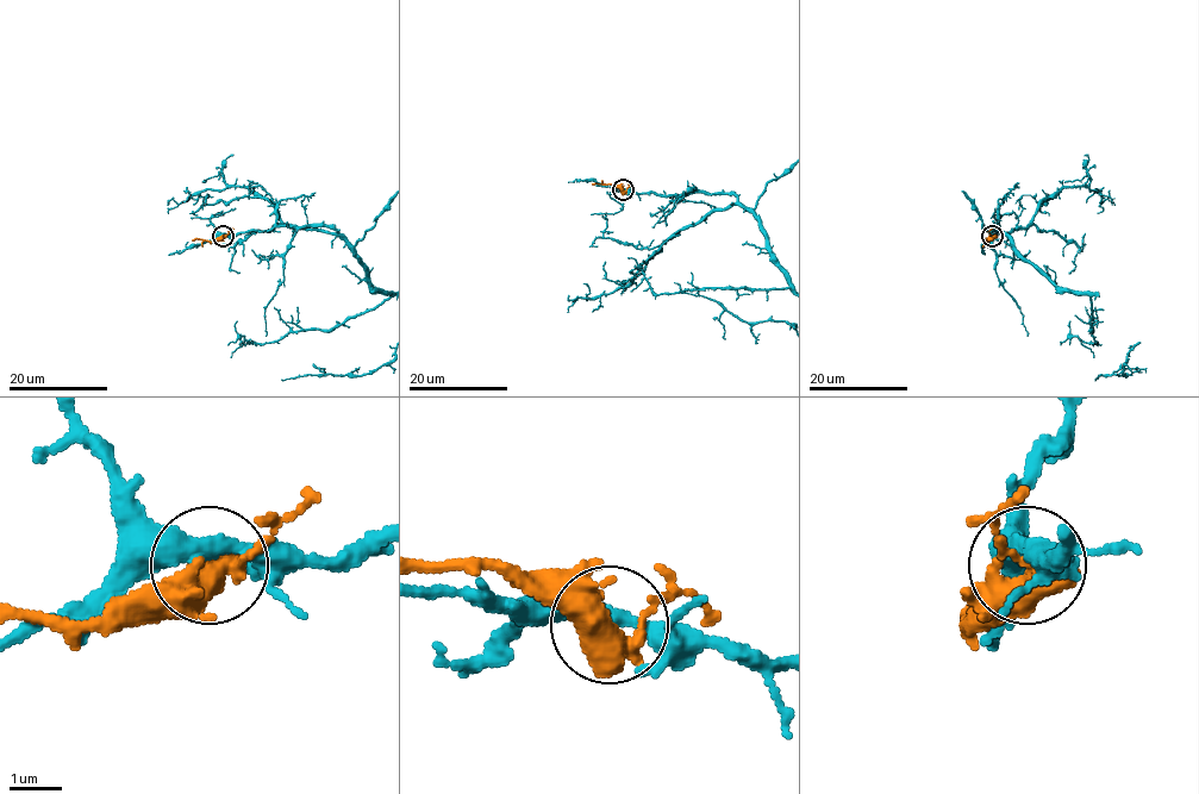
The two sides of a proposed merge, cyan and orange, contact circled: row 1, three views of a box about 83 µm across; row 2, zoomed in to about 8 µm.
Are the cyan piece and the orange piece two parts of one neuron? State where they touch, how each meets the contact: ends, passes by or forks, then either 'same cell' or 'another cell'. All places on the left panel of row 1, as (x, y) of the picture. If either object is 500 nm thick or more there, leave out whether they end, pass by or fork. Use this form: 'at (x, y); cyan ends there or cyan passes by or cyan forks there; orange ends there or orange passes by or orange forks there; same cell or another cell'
at (223, 236); another cell

